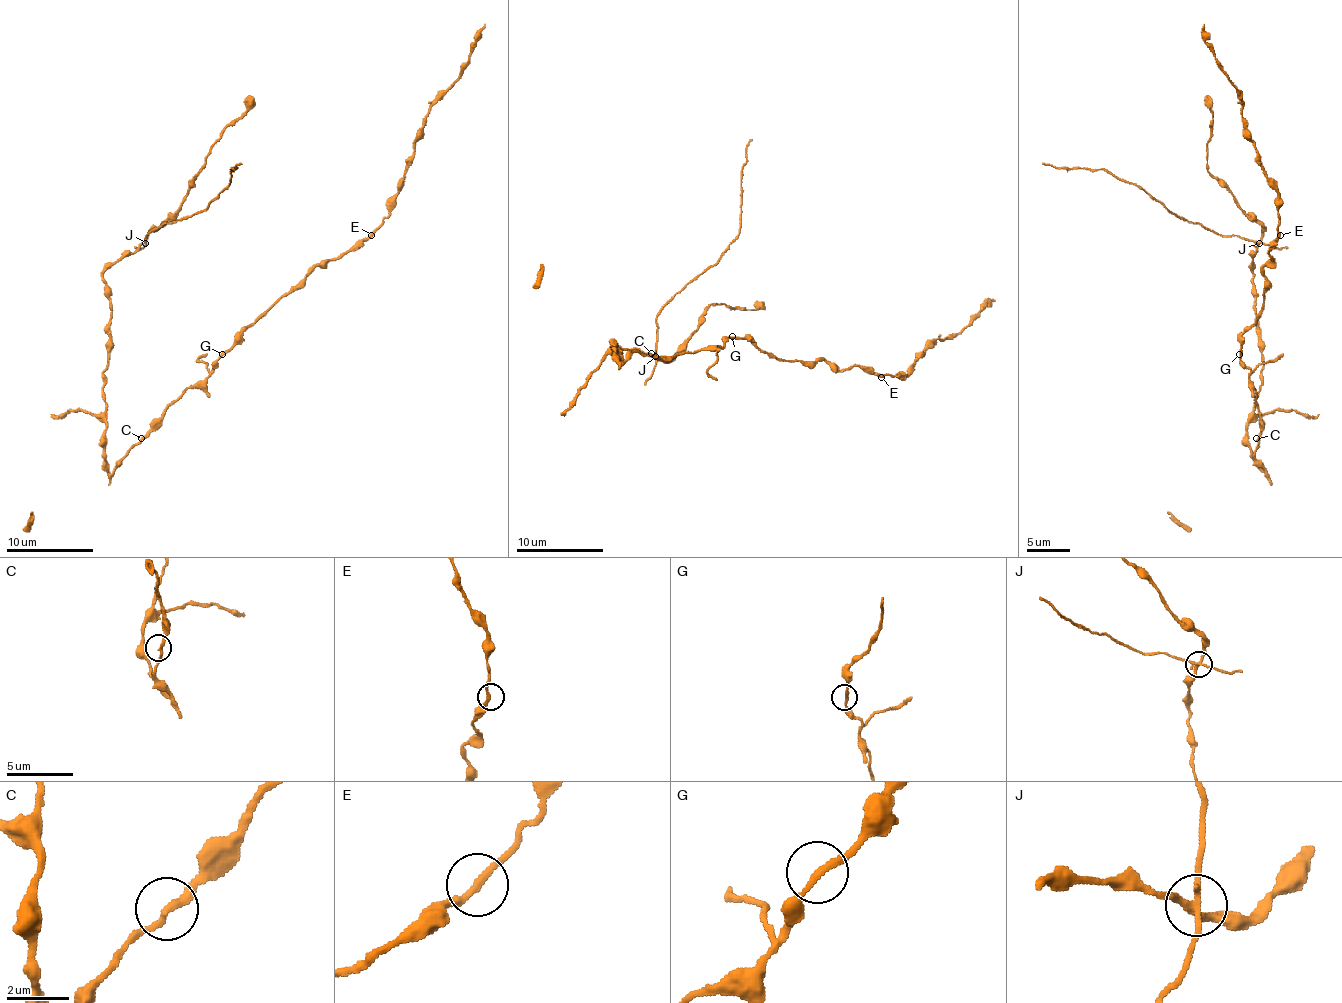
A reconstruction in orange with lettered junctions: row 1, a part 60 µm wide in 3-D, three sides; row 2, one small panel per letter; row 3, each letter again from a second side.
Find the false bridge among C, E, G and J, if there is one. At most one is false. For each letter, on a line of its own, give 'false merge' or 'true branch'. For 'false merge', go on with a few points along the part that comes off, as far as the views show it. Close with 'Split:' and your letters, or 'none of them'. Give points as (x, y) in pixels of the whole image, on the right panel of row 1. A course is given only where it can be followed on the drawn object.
C: true branch
E: true branch
G: true branch
J: false merge; foreign part runs (1259, 243), (1235, 235), (1217, 235), (1200, 224), (1181, 220), (1137, 185), (1124, 183), (1105, 170), (1042, 163)
Split: J

